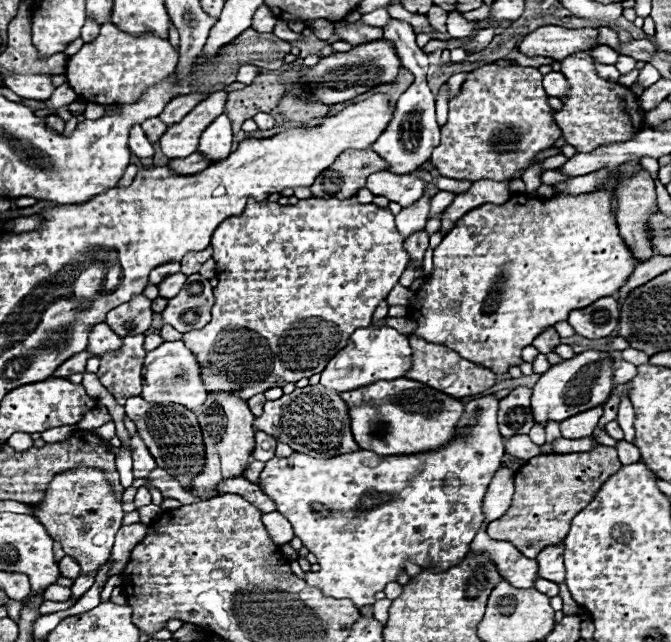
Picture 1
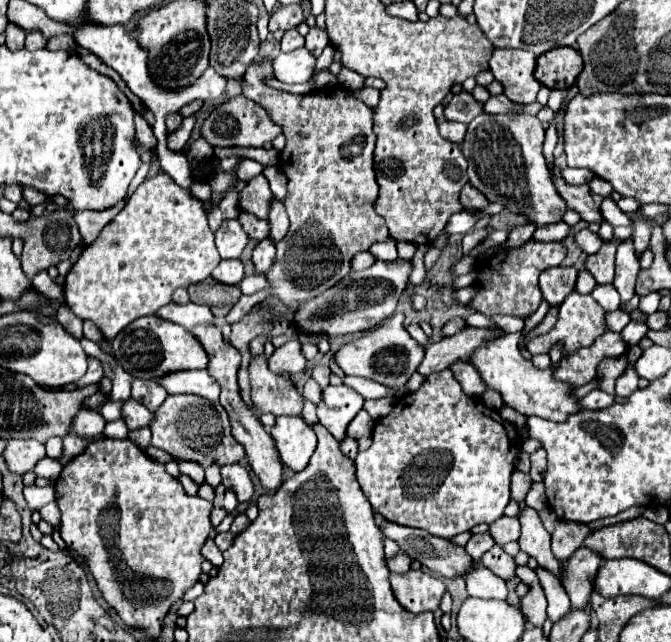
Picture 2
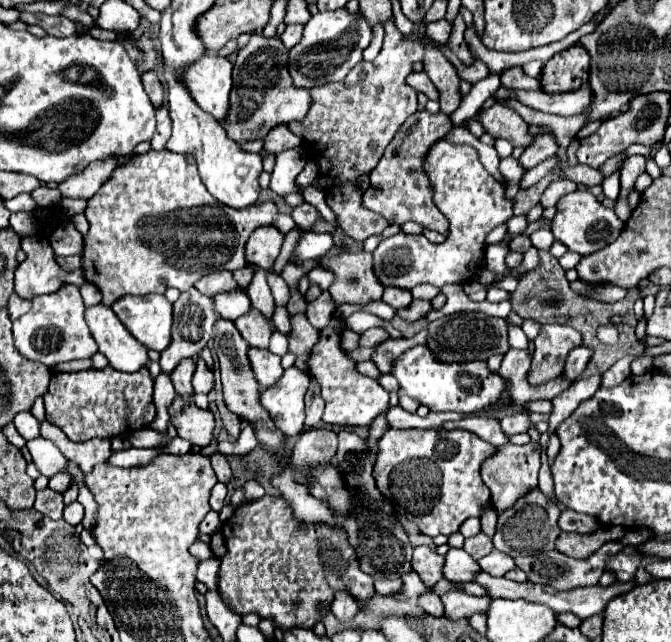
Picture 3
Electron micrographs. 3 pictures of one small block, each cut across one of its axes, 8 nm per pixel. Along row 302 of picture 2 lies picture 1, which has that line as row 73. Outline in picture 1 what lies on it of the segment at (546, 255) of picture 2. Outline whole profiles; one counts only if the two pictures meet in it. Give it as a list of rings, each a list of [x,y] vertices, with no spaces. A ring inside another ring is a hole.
[[[488,64],[470,72],[460,92],[450,100],[448,122],[442,128],[442,142],[432,152],[434,168],[454,180],[506,180],[516,170],[528,166],[528,162],[542,150],[550,148],[560,138],[560,128],[554,124],[554,110],[548,106],[548,94],[542,88],[542,74],[538,68],[522,66],[496,66]]]

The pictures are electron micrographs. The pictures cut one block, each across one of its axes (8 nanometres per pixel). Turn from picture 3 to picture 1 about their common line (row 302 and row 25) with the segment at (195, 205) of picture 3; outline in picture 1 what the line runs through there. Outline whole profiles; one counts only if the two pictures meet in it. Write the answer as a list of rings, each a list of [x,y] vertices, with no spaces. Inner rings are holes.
[[[262,4],[252,18],[252,28],[258,32],[272,32],[274,24],[276,24],[276,18],[270,14],[270,8]],[[102,24],[100,34],[94,42],[84,44],[82,50],[70,56],[66,66],[68,84],[74,92],[88,102],[96,104],[130,104],[136,102],[144,90],[152,88],[158,80],[164,80],[174,72],[178,64],[178,54],[168,40],[158,36],[130,36],[118,30],[114,24]]]

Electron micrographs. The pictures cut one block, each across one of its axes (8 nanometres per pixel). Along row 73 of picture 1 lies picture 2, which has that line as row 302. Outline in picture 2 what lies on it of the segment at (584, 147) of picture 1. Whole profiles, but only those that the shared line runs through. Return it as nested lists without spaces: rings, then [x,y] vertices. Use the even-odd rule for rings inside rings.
[[[572,290],[572,292],[564,298],[564,302],[560,304],[560,316],[558,316],[556,326],[554,326],[548,334],[544,334],[544,336],[540,336],[540,338],[534,338],[534,340],[528,344],[528,352],[532,352],[532,354],[546,354],[554,342],[562,340],[562,342],[564,342],[564,350],[562,350],[562,352],[570,354],[570,352],[576,352],[576,350],[582,348],[582,346],[590,346],[590,344],[596,340],[596,336],[600,336],[602,332],[606,332],[602,306],[590,295],[582,296],[578,290]]]

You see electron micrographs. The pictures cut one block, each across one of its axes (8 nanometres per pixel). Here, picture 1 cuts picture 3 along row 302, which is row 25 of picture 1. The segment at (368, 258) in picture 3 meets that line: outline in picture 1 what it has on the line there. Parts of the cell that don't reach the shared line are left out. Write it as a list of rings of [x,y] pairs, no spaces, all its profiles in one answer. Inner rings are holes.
[[[338,22],[336,24],[336,34],[356,46],[356,44],[362,44],[362,42],[374,42],[378,38],[382,38],[382,28],[374,28],[374,26],[362,26],[362,24],[344,24],[344,22]]]

